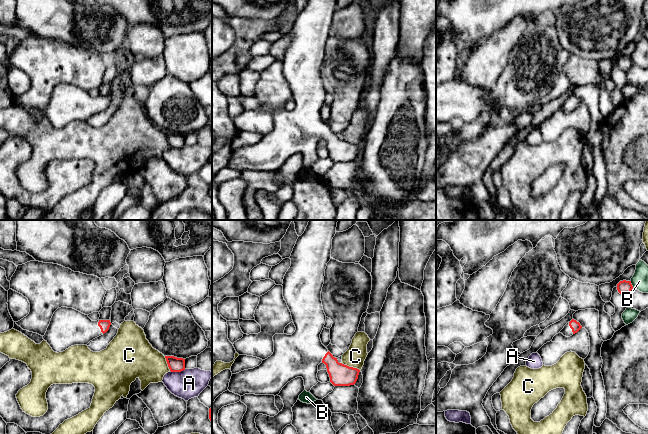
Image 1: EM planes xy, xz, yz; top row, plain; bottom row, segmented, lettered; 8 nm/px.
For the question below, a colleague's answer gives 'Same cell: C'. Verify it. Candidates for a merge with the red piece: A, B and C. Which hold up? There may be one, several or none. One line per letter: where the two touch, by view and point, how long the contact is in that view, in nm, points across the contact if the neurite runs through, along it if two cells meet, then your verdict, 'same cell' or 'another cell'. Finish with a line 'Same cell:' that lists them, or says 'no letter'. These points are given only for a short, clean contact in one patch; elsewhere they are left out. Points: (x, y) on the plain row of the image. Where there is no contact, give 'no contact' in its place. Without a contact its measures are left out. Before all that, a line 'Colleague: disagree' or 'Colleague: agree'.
Colleague: disagree
A: meets red in xy at (177, 147); contact 130 nm long; another cell
B: meets red in yz at (631, 60); contact 60 nm long; another cell
C: meets red in xz at (350, 143); contact 170 nm long; another cell
Same cell: no letter

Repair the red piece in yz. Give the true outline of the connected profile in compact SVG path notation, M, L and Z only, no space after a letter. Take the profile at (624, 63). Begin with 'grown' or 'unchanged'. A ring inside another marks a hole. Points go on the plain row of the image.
unchanged; M623 56L617 60L618 68L620 70L623 70L624 72L627 72L631 68L632 65L633 65L633 62L631 60L631 57Z

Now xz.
grown; M308 0L304 9L298 13L291 29L291 42L283 55L283 73L291 88L296 103L292 111L275 110L273 112L274 128L262 139L253 144L232 150L228 166L240 172L245 170L278 171L291 156L302 153L305 166L319 157L318 141L324 139L334 162L354 161L360 146L339 139L322 120L320 110L324 104L326 91L321 77L325 45L331 35L332 15L336 10L337 0Z

